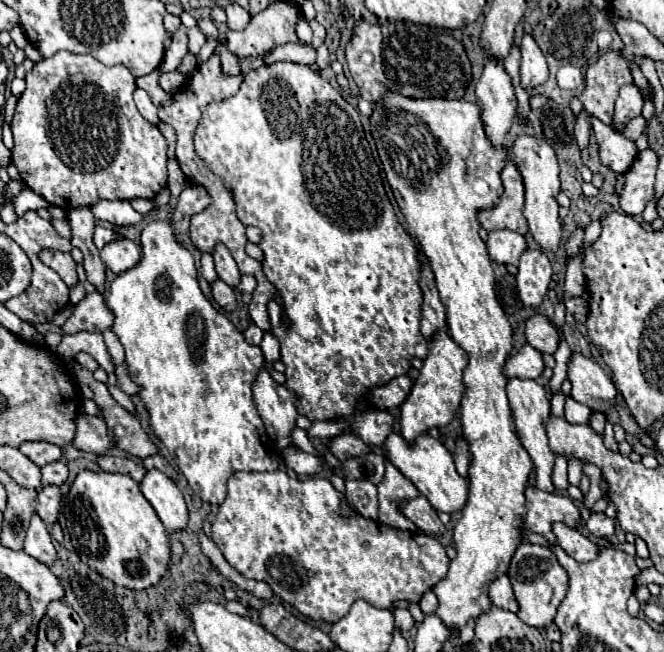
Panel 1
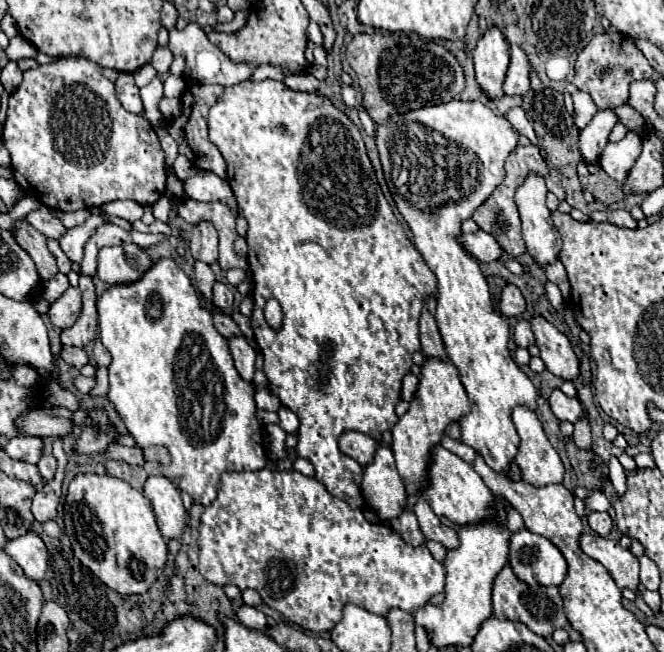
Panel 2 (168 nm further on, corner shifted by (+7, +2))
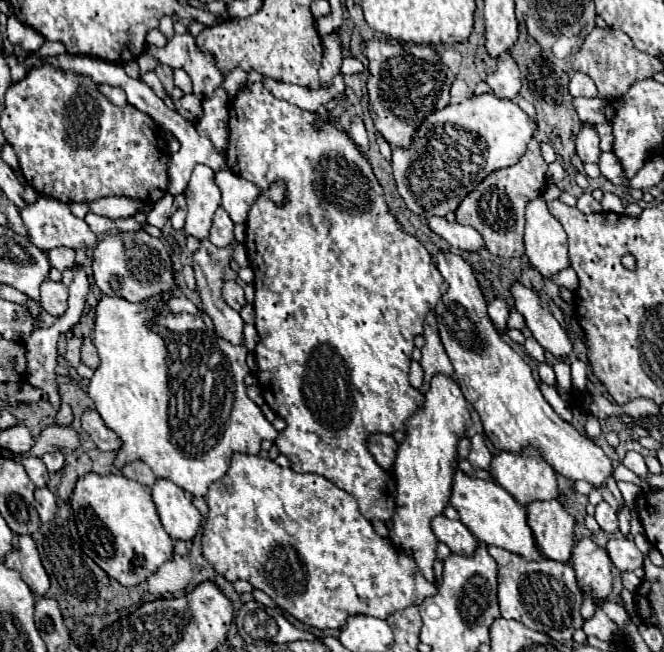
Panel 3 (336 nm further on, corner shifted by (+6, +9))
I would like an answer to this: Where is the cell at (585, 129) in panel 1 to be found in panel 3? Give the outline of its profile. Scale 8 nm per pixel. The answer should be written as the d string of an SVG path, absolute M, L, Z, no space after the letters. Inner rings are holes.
M574 72L570 78L570 94L572 96L588 96L594 98L598 94L594 80L588 74L582 72Z

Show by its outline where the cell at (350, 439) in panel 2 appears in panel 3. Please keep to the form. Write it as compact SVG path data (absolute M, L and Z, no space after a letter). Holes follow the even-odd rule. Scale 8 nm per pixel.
M374 434L368 438L368 448L372 452L372 456L376 458L376 462L384 468L384 470L392 470L394 466L394 458L396 458L396 450L398 444L392 436L388 434Z

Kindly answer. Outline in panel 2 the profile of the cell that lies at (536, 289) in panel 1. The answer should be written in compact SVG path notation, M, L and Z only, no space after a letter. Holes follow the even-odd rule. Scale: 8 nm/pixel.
M505 285L501 295L501 313L507 317L519 317L525 311L525 297L517 285Z

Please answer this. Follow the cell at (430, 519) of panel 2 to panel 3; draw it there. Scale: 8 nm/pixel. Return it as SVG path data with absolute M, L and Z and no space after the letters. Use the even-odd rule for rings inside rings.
M440 514L432 520L432 530L436 538L444 542L454 554L474 556L474 550L478 548L478 540L460 520L450 520Z

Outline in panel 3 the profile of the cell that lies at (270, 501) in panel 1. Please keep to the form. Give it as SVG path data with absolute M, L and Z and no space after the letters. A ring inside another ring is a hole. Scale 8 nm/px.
M234 452L228 472L224 474L224 478L220 478L218 482L214 482L210 486L206 502L208 502L210 512L208 512L208 518L206 518L206 524L204 524L204 534L202 534L202 554L216 568L216 572L224 574L224 578L230 580L230 582L234 582L238 578L248 580L256 590L266 592L278 604L278 608L282 608L284 612L288 612L290 616L294 616L296 620L300 620L306 626L312 626L312 628L318 628L318 630L340 630L340 628L344 628L346 618L356 616L356 614L366 614L366 616L374 616L374 618L384 620L392 612L402 610L410 604L420 604L426 596L434 596L434 592L438 592L438 588L434 584L430 584L418 572L418 566L414 564L410 552L404 552L404 550L396 552L396 548L390 544L390 540L380 538L374 532L372 524L360 514L356 500L348 492L344 492L342 488L334 486L330 480L326 480L318 474L298 474L292 468L280 468L270 458L260 458L260 456Z

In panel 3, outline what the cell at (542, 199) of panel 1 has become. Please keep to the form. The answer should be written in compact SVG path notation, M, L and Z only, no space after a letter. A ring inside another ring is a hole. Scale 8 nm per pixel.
M544 198L532 200L526 206L526 256L530 264L550 280L564 268L570 268L566 232L560 222L548 212Z

